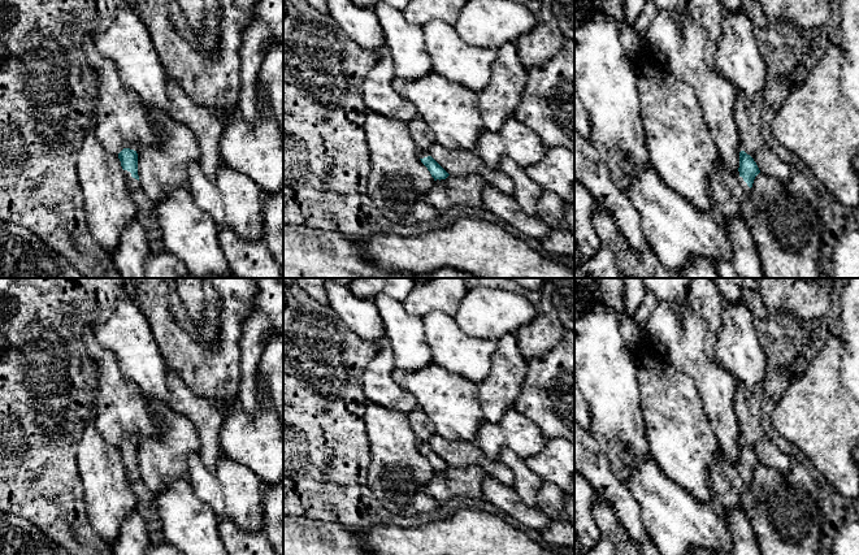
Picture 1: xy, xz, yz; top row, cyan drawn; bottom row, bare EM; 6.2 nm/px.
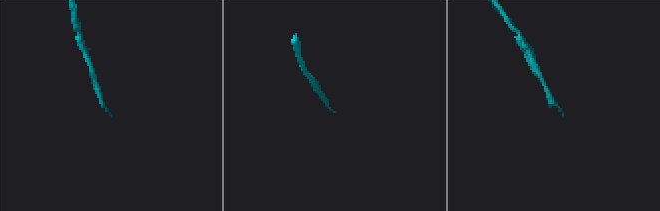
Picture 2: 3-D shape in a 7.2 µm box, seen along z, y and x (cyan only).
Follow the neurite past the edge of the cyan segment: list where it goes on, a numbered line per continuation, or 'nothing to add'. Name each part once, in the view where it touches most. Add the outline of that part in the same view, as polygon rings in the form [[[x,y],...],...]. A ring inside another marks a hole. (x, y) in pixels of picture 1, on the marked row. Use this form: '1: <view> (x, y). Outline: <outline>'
1: yz (729, 190). Outline: [[[719,159],[710,175],[712,190],[712,218],[725,227],[730,218],[741,218],[741,204],[747,199],[751,188],[739,175],[729,172]]]

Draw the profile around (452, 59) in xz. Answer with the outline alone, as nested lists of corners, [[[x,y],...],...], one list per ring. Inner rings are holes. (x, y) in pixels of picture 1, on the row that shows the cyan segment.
[[[441,19],[426,23],[422,31],[435,74],[476,94],[489,84],[499,49],[467,44],[454,25]]]

